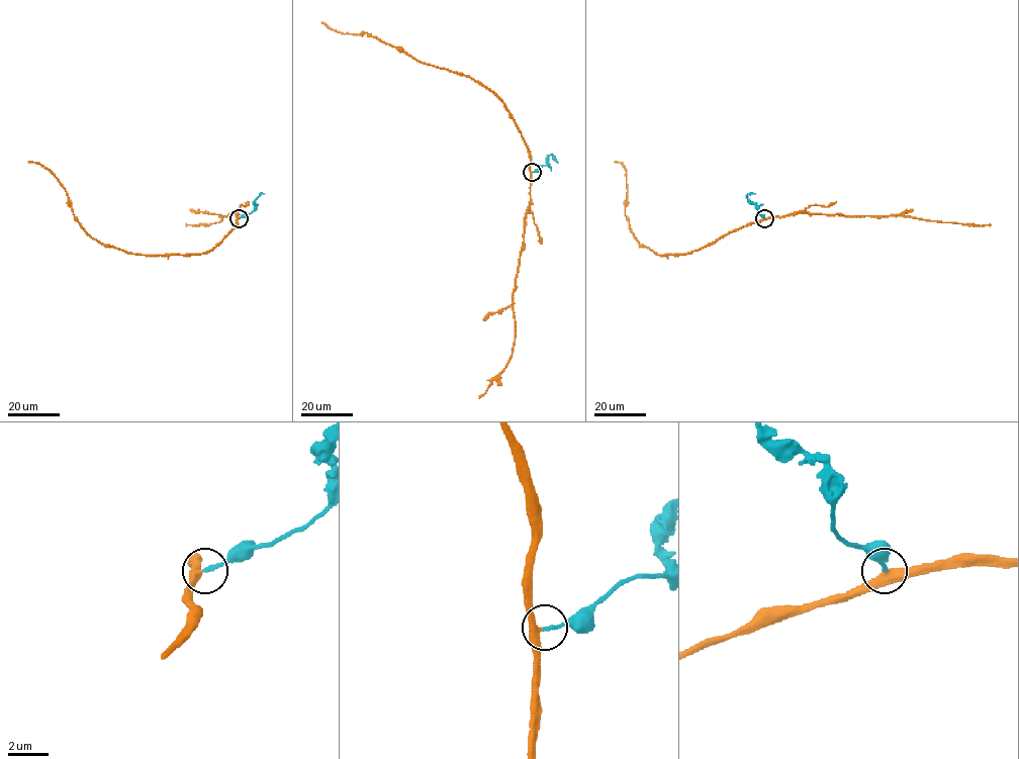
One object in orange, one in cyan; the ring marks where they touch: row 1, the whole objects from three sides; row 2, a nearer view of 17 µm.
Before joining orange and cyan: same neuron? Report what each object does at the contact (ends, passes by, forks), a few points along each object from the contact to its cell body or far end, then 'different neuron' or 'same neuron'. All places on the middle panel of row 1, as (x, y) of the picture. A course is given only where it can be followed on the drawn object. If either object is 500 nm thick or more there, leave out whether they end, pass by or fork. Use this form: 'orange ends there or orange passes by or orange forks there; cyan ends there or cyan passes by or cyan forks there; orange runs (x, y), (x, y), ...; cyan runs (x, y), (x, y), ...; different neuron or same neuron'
orange passes by; cyan ends there; orange runs (531, 171), (520, 131), (490, 91), (469, 77), (418, 62), (367, 32), (342, 33), (321, 21); cyan runs (532, 171), (547, 164), (547, 158), (551, 154), (558, 162); same neuron

